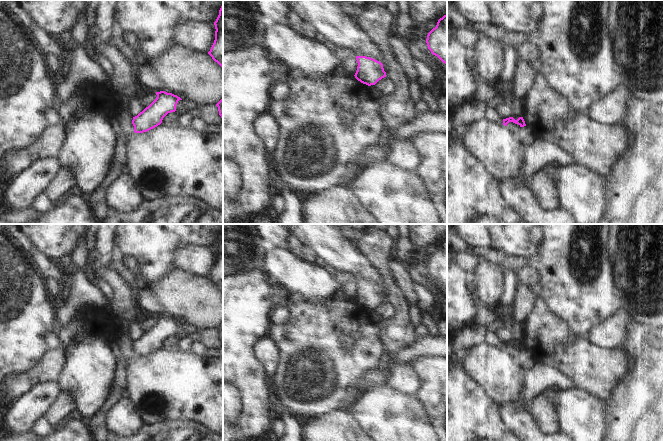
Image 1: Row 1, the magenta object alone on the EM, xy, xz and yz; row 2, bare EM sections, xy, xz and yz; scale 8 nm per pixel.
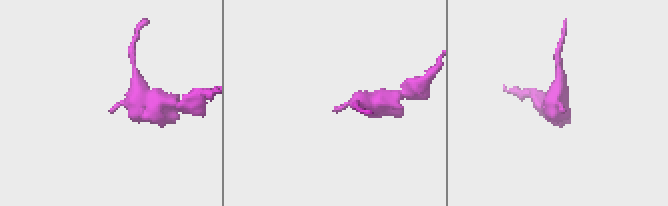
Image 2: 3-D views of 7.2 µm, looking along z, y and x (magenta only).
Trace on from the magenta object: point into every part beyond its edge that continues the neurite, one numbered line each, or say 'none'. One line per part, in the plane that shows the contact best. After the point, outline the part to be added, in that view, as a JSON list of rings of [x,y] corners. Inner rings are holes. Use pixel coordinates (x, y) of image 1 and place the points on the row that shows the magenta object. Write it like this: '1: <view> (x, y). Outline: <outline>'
none

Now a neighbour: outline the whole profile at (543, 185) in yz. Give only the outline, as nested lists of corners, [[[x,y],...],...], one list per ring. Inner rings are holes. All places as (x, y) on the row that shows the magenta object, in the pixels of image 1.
[[[551,165],[541,169],[539,172],[532,175],[529,184],[538,203],[542,208],[547,210],[553,210],[560,207],[557,183],[552,173],[552,169],[558,167],[560,167],[560,165]]]

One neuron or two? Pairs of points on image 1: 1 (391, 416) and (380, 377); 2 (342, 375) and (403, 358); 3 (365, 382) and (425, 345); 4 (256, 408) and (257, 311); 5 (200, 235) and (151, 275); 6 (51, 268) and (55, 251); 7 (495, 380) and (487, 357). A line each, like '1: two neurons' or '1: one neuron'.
1: two neurons
2: two neurons
3: one neuron
4: one neuron
5: one neuron
6: two neurons
7: one neuron

